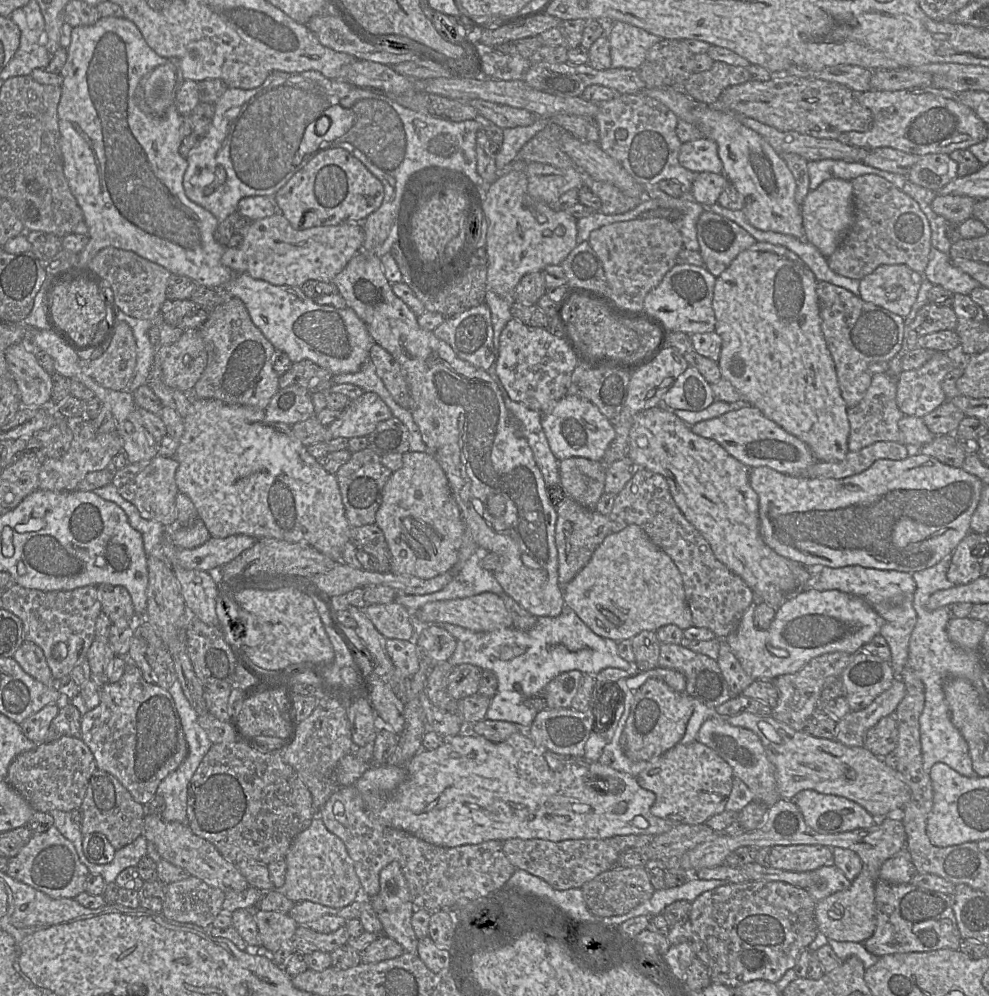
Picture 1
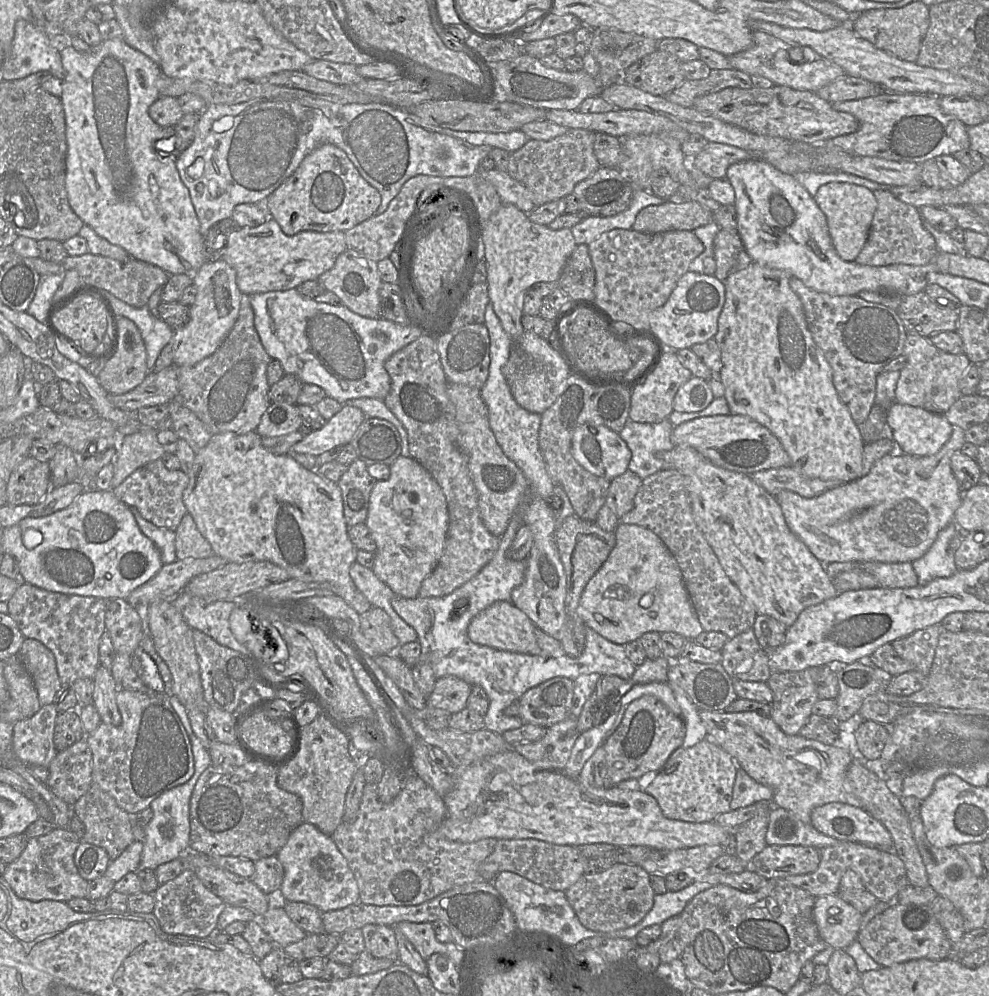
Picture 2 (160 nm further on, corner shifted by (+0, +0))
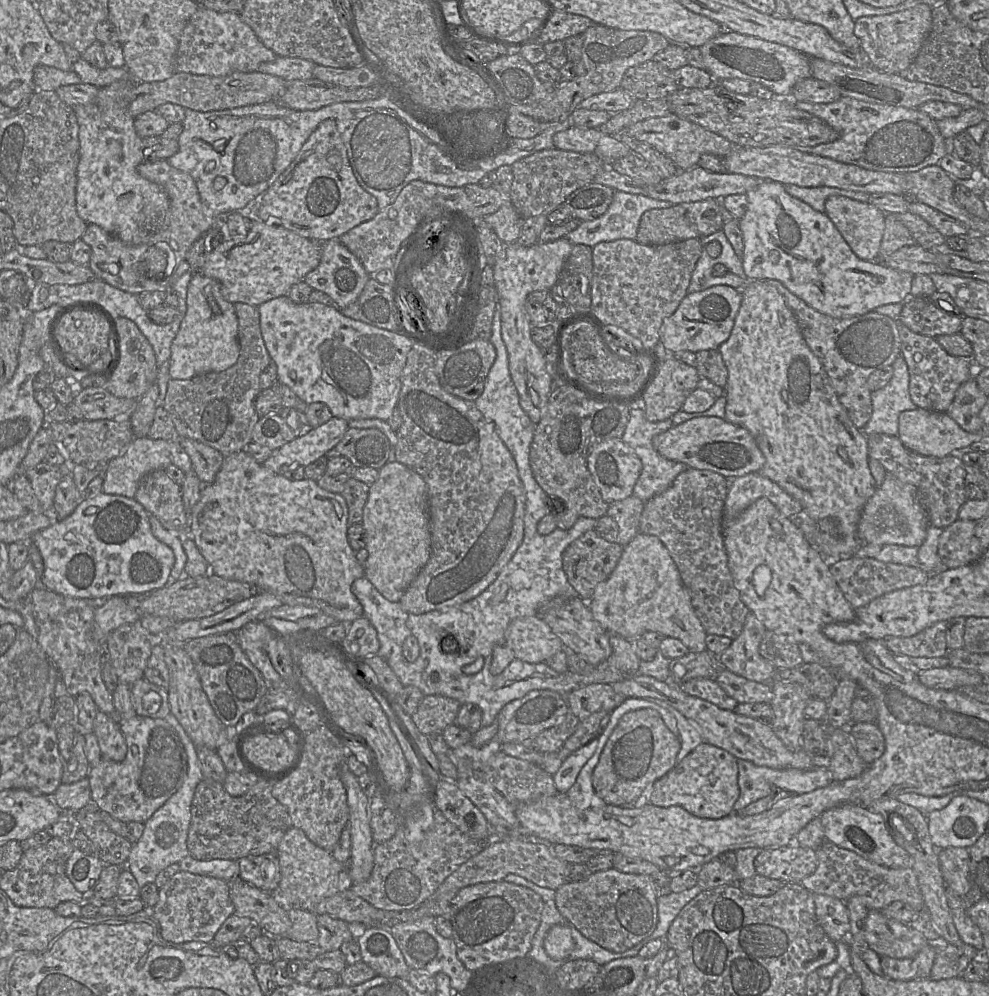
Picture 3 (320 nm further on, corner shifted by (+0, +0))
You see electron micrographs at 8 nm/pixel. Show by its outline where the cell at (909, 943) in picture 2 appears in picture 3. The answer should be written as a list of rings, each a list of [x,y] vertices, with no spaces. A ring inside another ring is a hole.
[[[928,943],[910,958],[881,956],[880,964],[884,976],[893,980],[927,978],[934,963],[937,944]]]

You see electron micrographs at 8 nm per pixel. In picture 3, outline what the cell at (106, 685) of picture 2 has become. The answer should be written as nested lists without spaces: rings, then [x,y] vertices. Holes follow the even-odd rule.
[[[98,710],[93,732],[97,737],[102,758],[114,762],[125,759],[127,745],[117,720]]]

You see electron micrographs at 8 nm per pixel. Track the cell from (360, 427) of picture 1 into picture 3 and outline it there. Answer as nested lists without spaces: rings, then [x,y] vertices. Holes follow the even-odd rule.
[[[332,417],[326,423],[313,428],[307,434],[296,437],[277,450],[273,450],[263,465],[282,474],[307,466],[334,448],[348,430],[348,421]]]

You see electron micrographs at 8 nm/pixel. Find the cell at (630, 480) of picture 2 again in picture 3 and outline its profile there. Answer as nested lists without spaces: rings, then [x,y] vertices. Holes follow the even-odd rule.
[[[631,496],[609,504],[607,516],[613,518],[619,528],[619,541],[622,547],[626,546],[640,532],[640,518],[644,502]]]

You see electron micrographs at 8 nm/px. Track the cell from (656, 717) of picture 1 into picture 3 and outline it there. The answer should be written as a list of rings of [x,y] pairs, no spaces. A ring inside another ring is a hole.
[[[642,708],[638,710],[633,710],[625,713],[619,720],[616,728],[610,735],[608,741],[606,742],[604,749],[600,755],[599,761],[594,768],[592,774],[592,785],[596,794],[607,804],[619,807],[629,807],[632,806],[636,801],[643,801],[646,799],[646,788],[648,786],[653,786],[654,782],[664,775],[666,775],[673,767],[676,765],[676,757],[681,748],[680,738],[674,735],[665,725],[660,714],[651,708]]]

